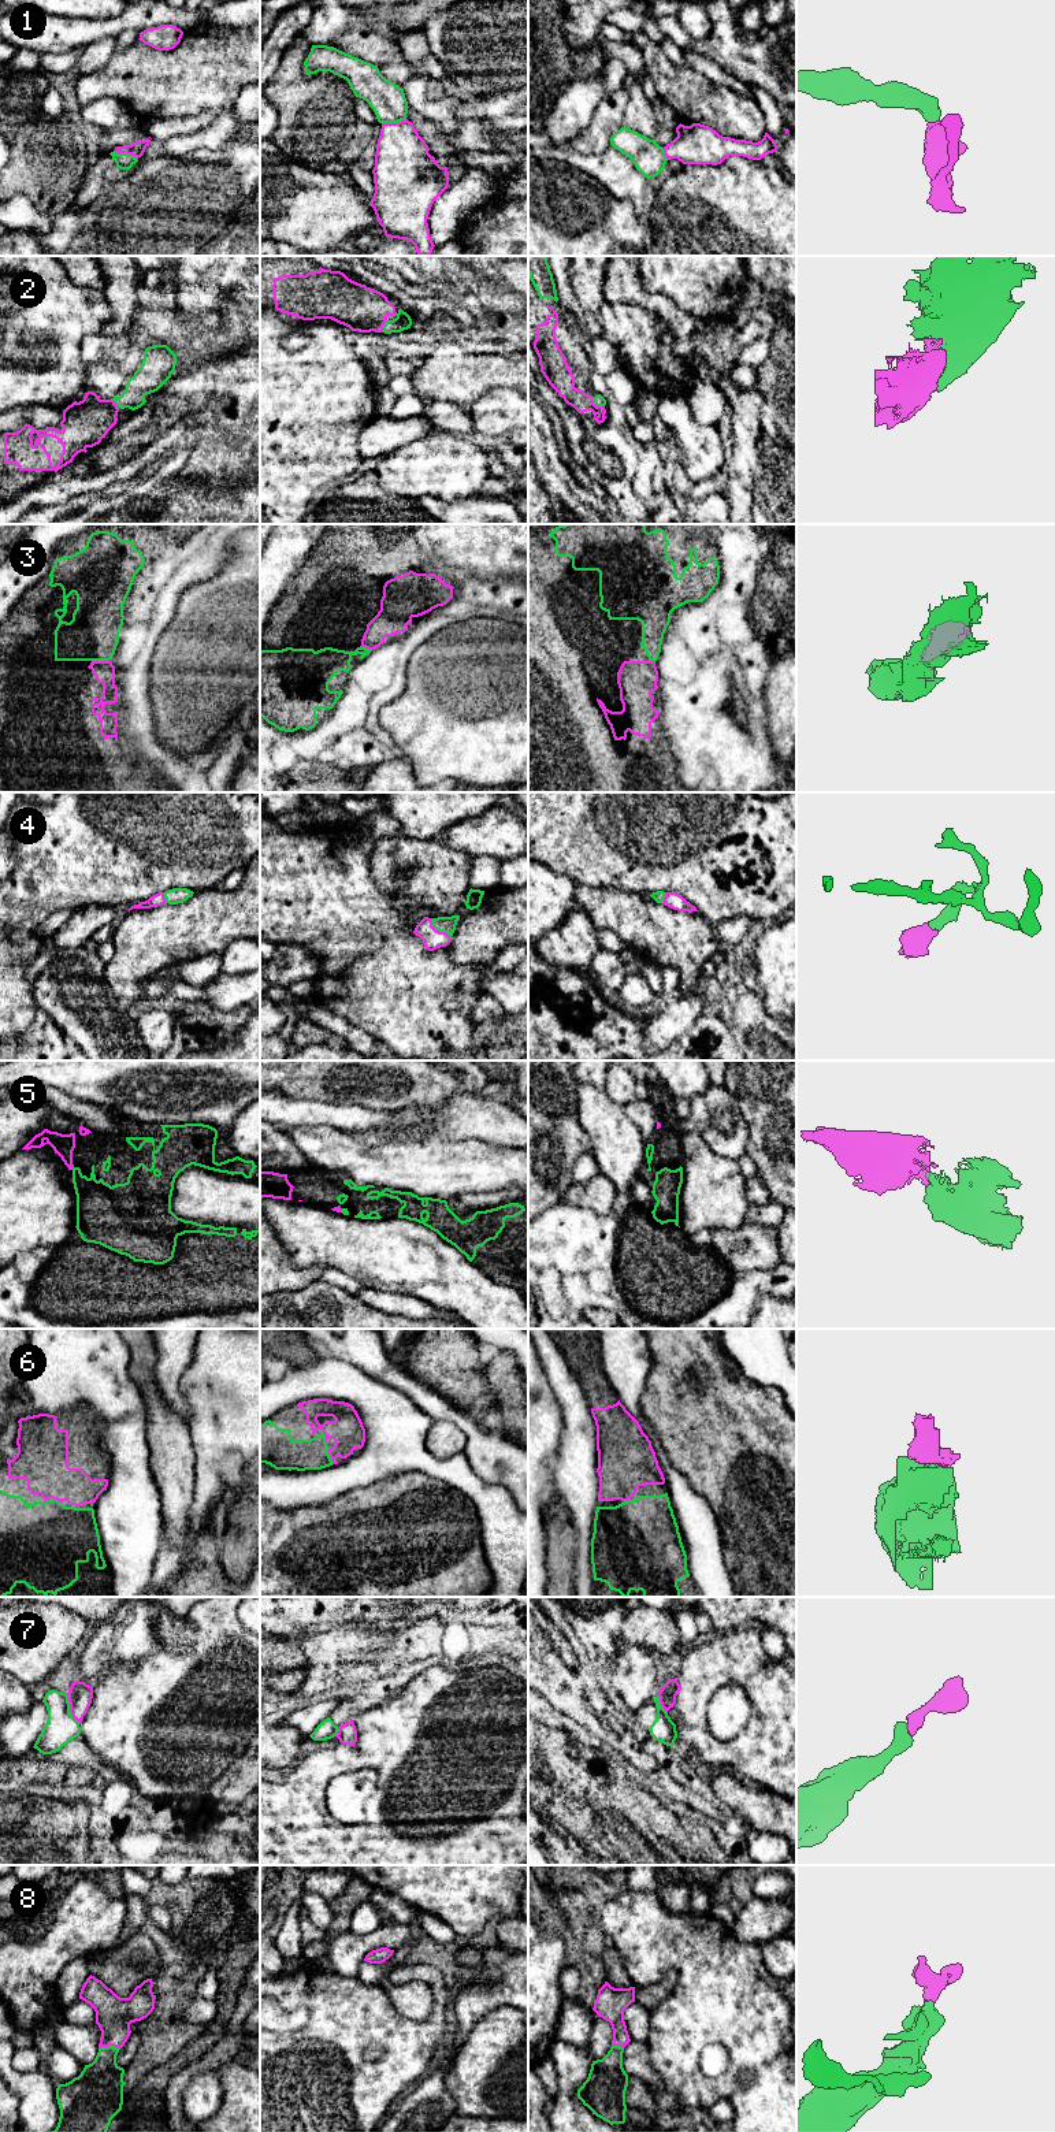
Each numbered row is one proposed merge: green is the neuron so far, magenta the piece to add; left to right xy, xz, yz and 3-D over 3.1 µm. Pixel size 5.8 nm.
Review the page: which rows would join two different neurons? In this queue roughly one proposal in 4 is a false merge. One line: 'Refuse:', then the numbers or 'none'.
Refuse: none

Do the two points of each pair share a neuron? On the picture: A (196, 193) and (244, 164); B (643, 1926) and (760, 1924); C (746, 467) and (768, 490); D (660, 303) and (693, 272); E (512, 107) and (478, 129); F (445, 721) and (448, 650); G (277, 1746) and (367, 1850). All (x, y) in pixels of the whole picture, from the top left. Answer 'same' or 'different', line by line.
A: same
B: different
C: different
D: different
E: same
F: same
G: different

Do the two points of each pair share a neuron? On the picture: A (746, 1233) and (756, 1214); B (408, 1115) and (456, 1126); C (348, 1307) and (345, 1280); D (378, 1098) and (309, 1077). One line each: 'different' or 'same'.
A: different
B: same
C: different
D: same

